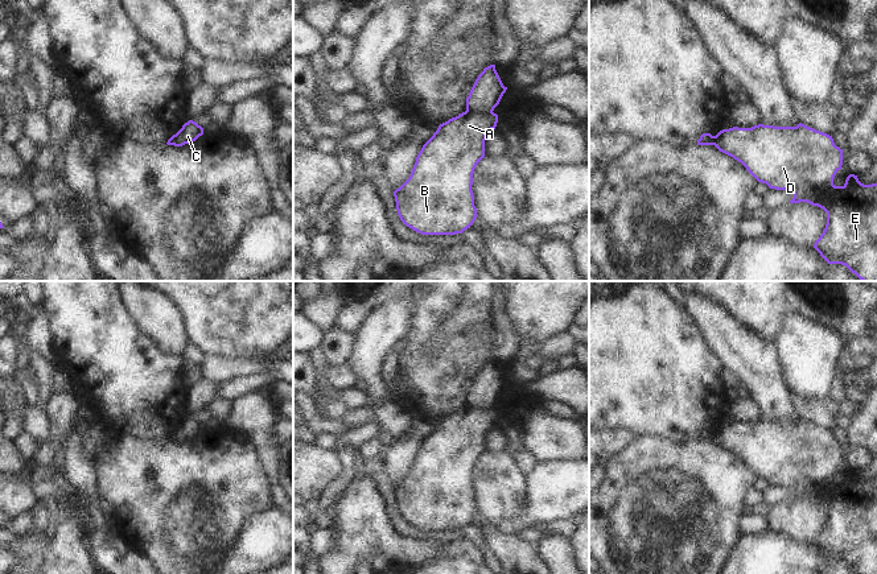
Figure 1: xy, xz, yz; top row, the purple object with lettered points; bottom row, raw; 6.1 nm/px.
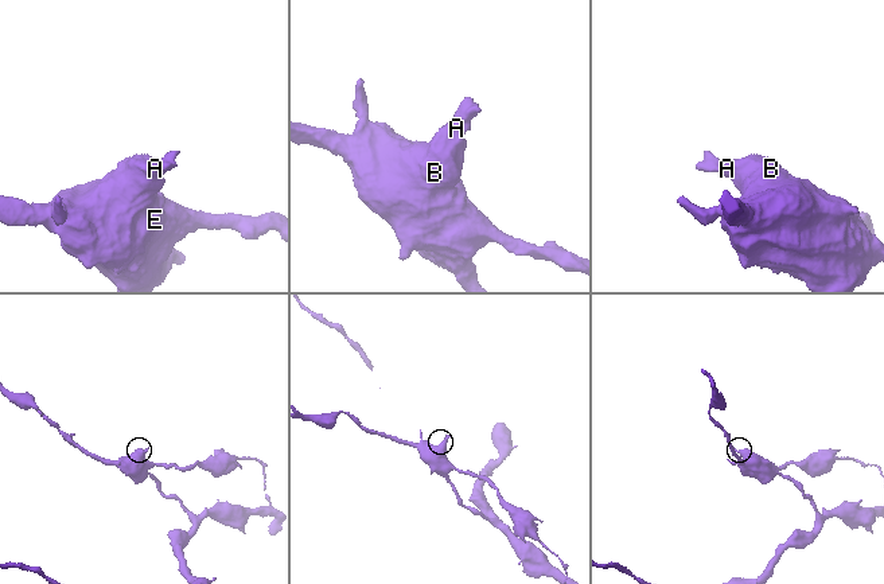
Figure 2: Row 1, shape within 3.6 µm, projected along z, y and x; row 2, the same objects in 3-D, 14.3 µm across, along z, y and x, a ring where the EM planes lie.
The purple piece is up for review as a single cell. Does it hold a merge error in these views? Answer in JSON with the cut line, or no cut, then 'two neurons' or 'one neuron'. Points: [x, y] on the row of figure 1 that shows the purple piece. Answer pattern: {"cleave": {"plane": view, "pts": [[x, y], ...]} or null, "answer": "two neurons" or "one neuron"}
{"cleave": {"plane": "xz", "pts": [[466, 108], [477, 114], [491, 112]]}, "answer": "two neurons"}

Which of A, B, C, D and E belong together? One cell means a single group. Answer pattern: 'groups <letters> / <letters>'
groups A B D E / C

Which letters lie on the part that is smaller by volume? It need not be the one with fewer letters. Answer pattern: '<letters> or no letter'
C

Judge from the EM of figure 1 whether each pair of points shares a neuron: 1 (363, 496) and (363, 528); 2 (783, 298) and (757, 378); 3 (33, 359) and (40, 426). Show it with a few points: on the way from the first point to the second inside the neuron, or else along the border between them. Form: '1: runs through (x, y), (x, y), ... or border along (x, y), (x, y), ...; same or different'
1: runs through (363, 504), (363, 520); same
2: border along (742, 325), (773, 345); different
3: runs through (42, 376), (40, 409); same

